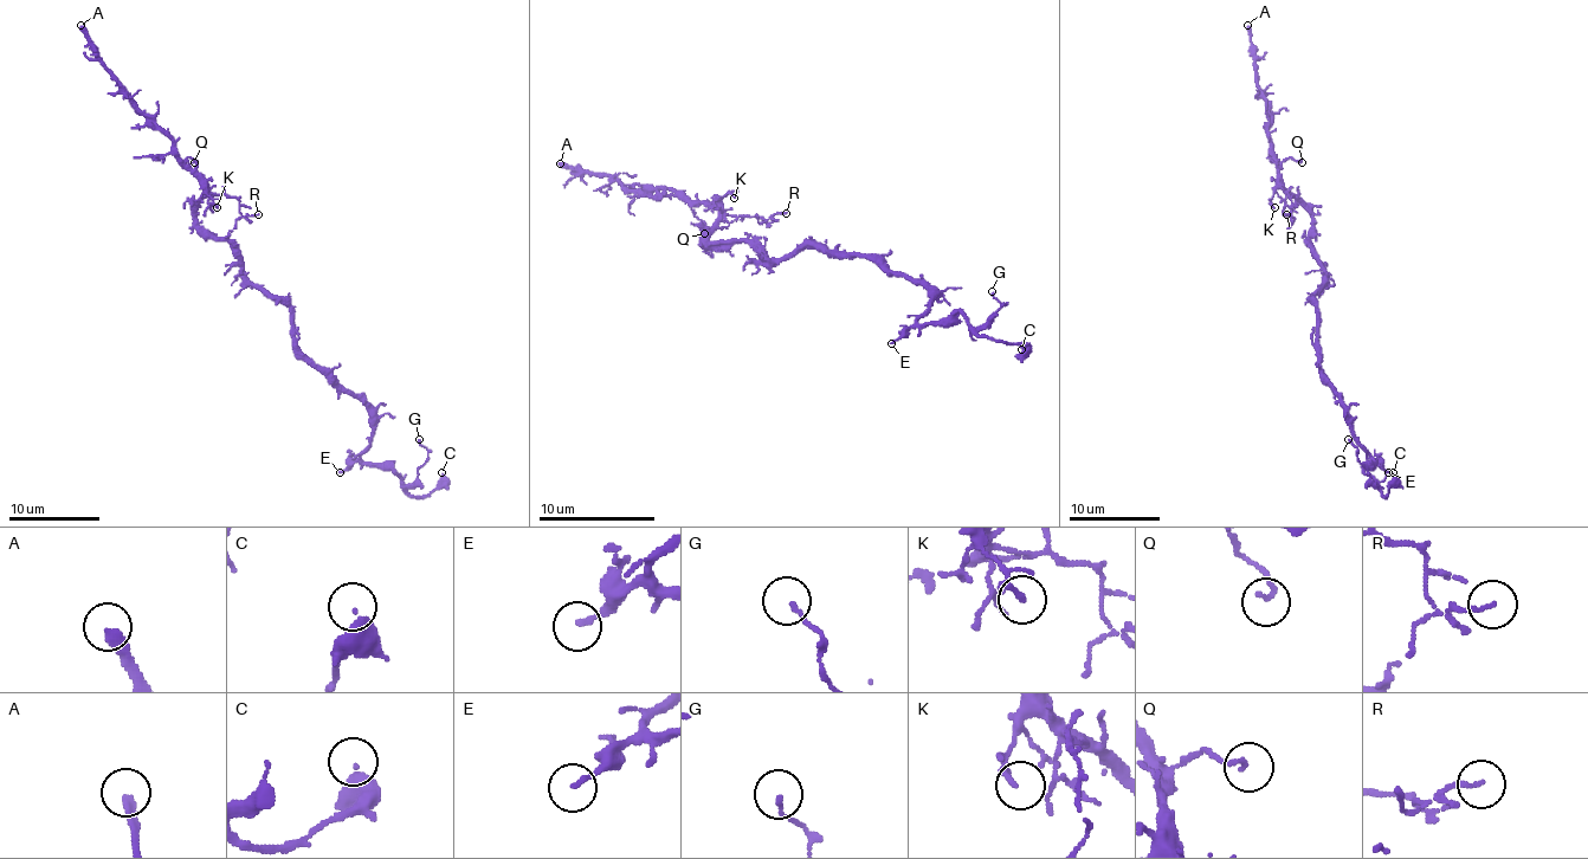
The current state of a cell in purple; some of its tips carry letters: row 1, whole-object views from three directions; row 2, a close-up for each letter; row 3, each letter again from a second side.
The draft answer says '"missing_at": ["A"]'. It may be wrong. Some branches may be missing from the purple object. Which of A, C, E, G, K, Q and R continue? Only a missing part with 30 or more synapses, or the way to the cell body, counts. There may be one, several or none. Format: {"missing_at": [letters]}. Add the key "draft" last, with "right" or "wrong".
{"missing_at": ["A"], "draft": "right"}

